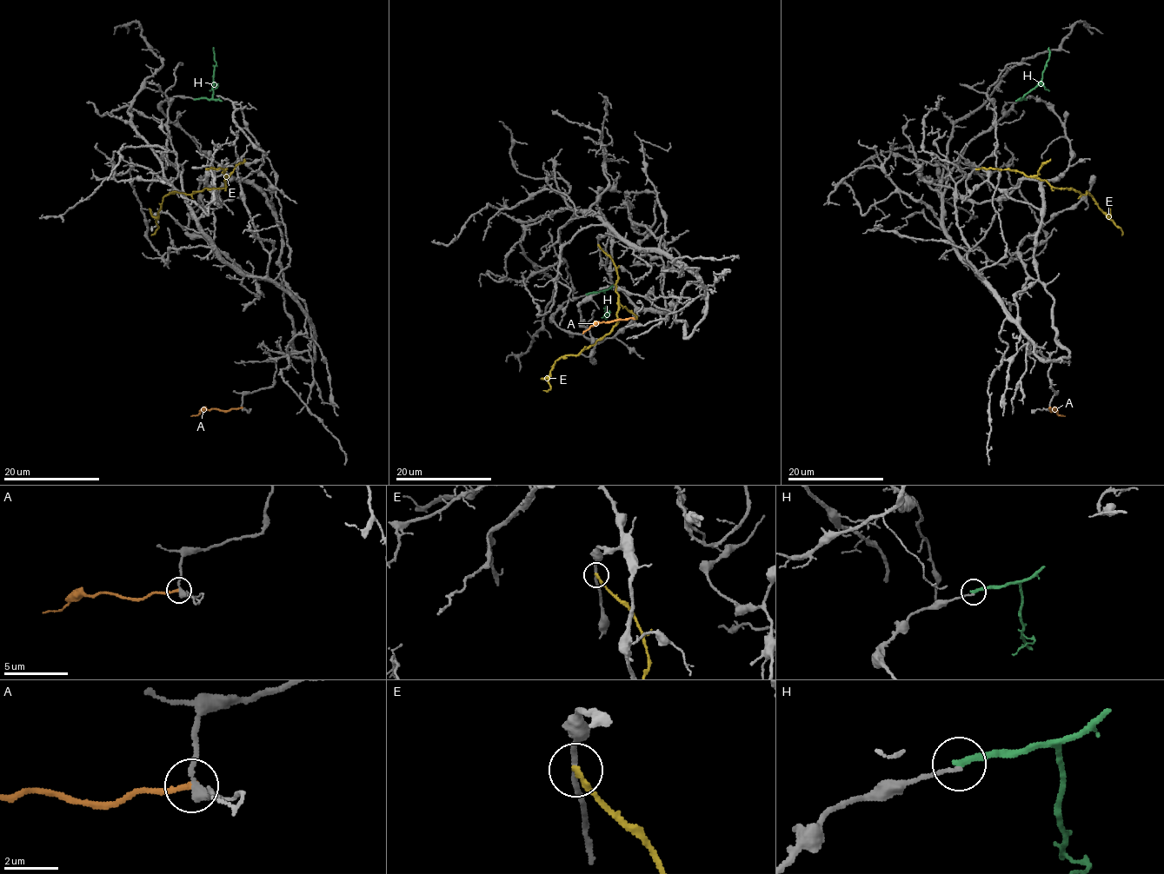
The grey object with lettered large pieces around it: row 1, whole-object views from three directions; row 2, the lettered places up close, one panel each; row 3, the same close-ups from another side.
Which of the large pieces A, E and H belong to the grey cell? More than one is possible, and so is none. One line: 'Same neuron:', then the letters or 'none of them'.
Same neuron: none of them

